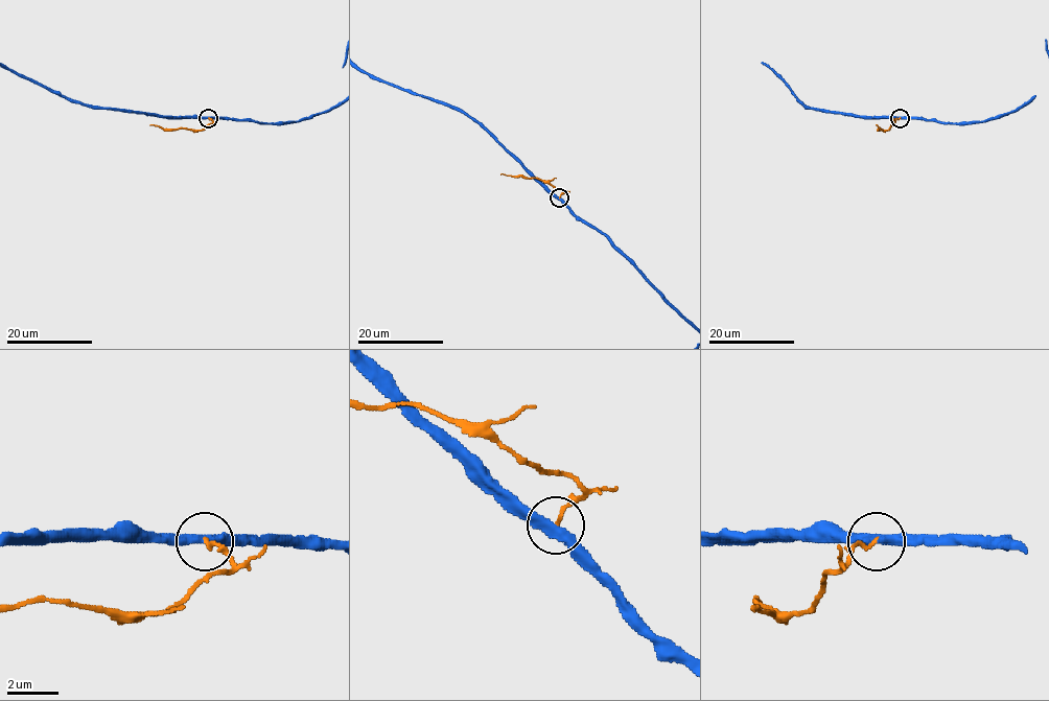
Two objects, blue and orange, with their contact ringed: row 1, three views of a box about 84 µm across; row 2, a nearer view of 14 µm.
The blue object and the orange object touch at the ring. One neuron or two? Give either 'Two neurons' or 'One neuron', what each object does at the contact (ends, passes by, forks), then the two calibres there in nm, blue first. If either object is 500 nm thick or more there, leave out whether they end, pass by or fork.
Two neurons. At the ring blue passes by. At the ring orange ends. Thickness 360 nm (blue) against 140 nm

